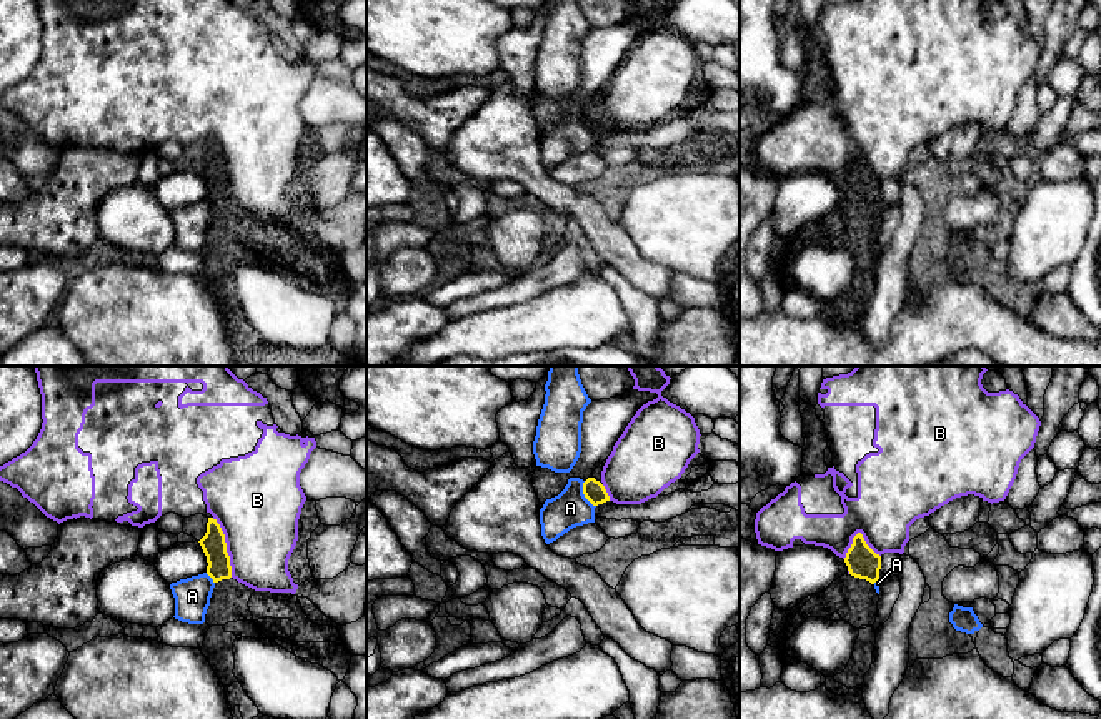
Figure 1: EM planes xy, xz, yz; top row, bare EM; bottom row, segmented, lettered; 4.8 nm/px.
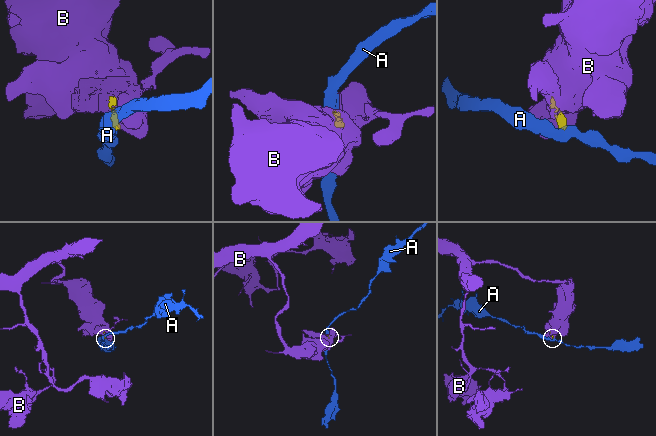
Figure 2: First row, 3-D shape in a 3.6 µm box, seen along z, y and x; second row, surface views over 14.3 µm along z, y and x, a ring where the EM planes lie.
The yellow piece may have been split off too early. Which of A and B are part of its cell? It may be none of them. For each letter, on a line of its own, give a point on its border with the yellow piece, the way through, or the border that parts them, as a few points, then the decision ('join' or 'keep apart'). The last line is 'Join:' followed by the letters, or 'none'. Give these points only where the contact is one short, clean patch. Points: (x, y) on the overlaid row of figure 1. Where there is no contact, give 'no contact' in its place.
A: xz (583, 493) | along xz (583, 481), (583, 495), (595, 506) | keep apart
B: xy (225, 548) | along xy (212, 518), (224, 535), (232, 576) | keep apart
Join: none

